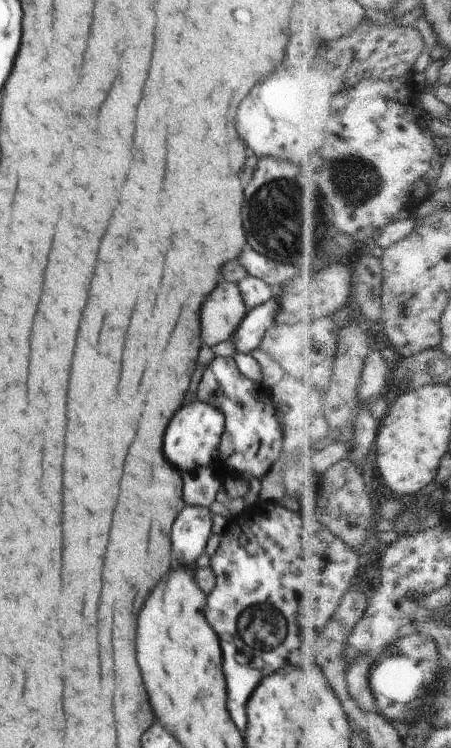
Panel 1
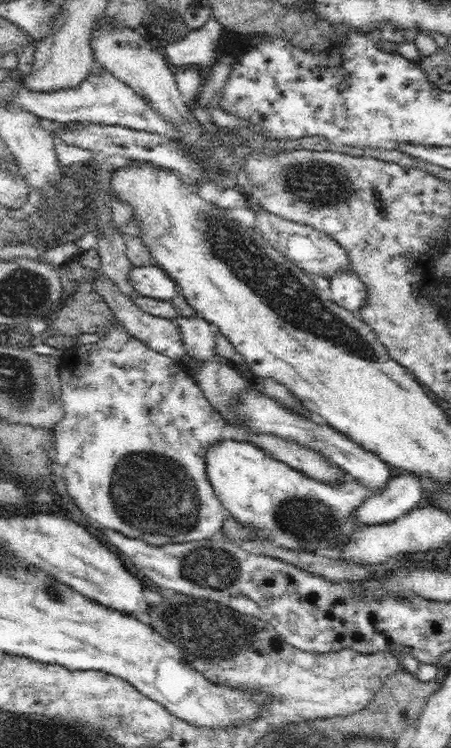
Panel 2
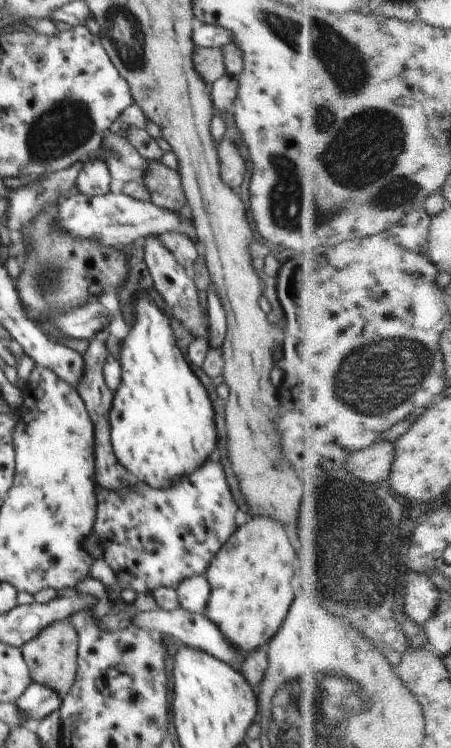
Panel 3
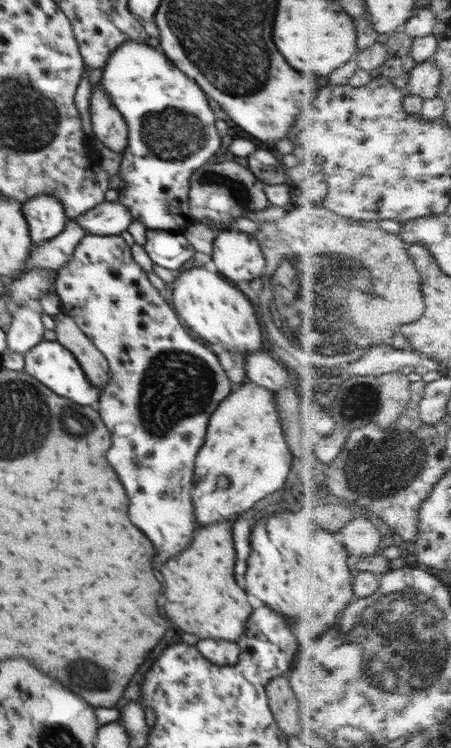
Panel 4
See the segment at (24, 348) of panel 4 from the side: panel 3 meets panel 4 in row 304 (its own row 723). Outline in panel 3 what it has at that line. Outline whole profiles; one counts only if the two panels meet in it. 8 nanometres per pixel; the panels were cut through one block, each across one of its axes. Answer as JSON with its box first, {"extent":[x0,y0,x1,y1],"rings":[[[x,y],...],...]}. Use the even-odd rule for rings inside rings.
{"extent":[14,682,62,727],"rings":[[[31,682],[26,690],[15,700],[14,704],[19,708],[21,713],[21,718],[26,721],[24,726],[32,727],[36,723],[43,720],[49,714],[52,714],[55,710],[59,710],[61,705],[62,697],[59,696],[57,692],[54,692],[51,688],[47,686]]]}

